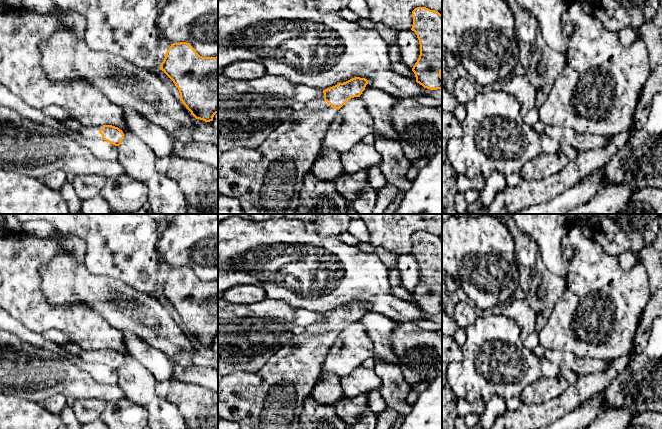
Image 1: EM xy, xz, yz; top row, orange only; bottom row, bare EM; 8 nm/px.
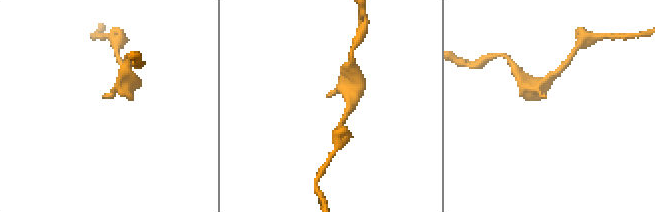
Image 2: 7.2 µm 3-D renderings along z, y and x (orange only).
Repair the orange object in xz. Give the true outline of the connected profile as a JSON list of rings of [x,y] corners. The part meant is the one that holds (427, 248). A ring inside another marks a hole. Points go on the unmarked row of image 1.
[[[417,231],[412,235],[413,249],[420,268],[420,279],[412,292],[416,306],[430,314],[442,313],[442,239],[426,231]]]

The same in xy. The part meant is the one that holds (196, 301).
[[[173,267],[160,293],[173,305],[179,314],[180,324],[196,343],[213,345],[218,337],[218,280],[202,281],[190,267]]]

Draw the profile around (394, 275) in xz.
[[[396,265],[388,268],[388,275],[391,287],[397,287],[402,285],[400,272]]]

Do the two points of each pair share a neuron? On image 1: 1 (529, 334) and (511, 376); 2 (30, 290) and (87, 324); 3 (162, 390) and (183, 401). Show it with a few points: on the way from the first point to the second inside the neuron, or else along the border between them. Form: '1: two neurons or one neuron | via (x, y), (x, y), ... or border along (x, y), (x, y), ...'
1: two neurons | border along (516, 323), (519, 327), (520, 341), (531, 350)
2: one neuron | via (41, 305), (53, 317), (72, 320)
3: one neuron | via (167, 390), (172, 390), (178, 396)

